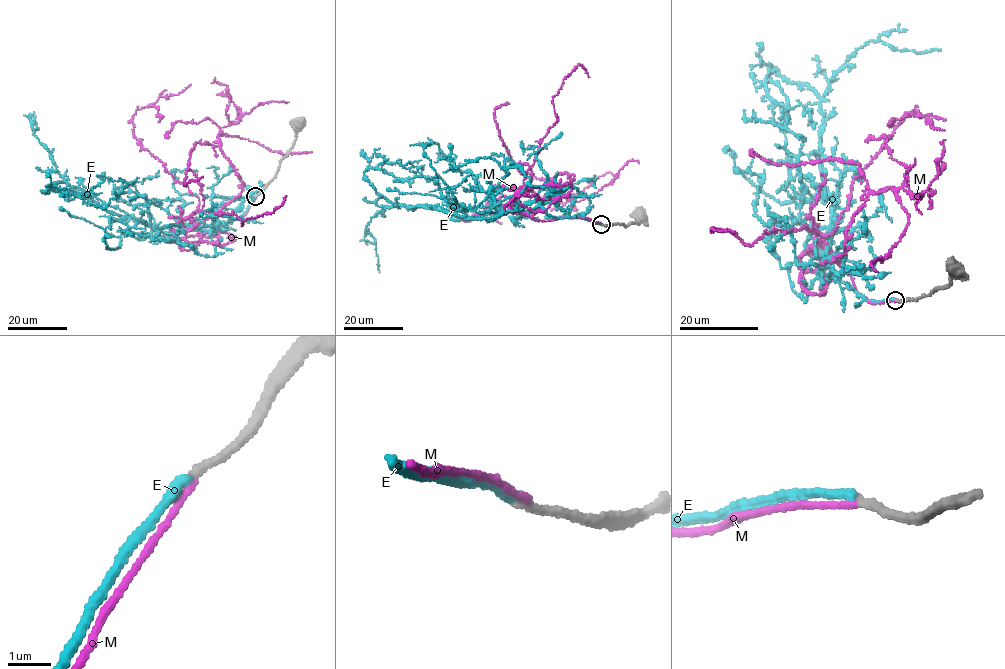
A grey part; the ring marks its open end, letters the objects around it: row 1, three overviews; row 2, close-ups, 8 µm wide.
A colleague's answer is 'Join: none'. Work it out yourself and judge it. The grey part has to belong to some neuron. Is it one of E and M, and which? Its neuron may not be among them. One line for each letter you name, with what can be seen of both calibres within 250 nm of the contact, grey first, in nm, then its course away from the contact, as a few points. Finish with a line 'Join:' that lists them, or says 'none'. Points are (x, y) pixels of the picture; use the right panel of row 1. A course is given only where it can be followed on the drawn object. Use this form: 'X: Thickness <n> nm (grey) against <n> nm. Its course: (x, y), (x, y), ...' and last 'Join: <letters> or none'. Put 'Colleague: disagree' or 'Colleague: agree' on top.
Colleague: disagree
M: Thickness 180 nm (grey) against 140 nm. Its course: (895, 300), (868, 301), (832, 258), (869, 191), (856, 163), (754, 156)
Join: M

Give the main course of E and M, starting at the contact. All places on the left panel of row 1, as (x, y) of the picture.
E: (255, 196), (205, 233), (112, 214), (63, 182), (43, 192), (78, 195), (99, 176), (113, 180)
M: (256, 196), (241, 216), (190, 229), (242, 189), (218, 146), (196, 143), (184, 186), (203, 176)

